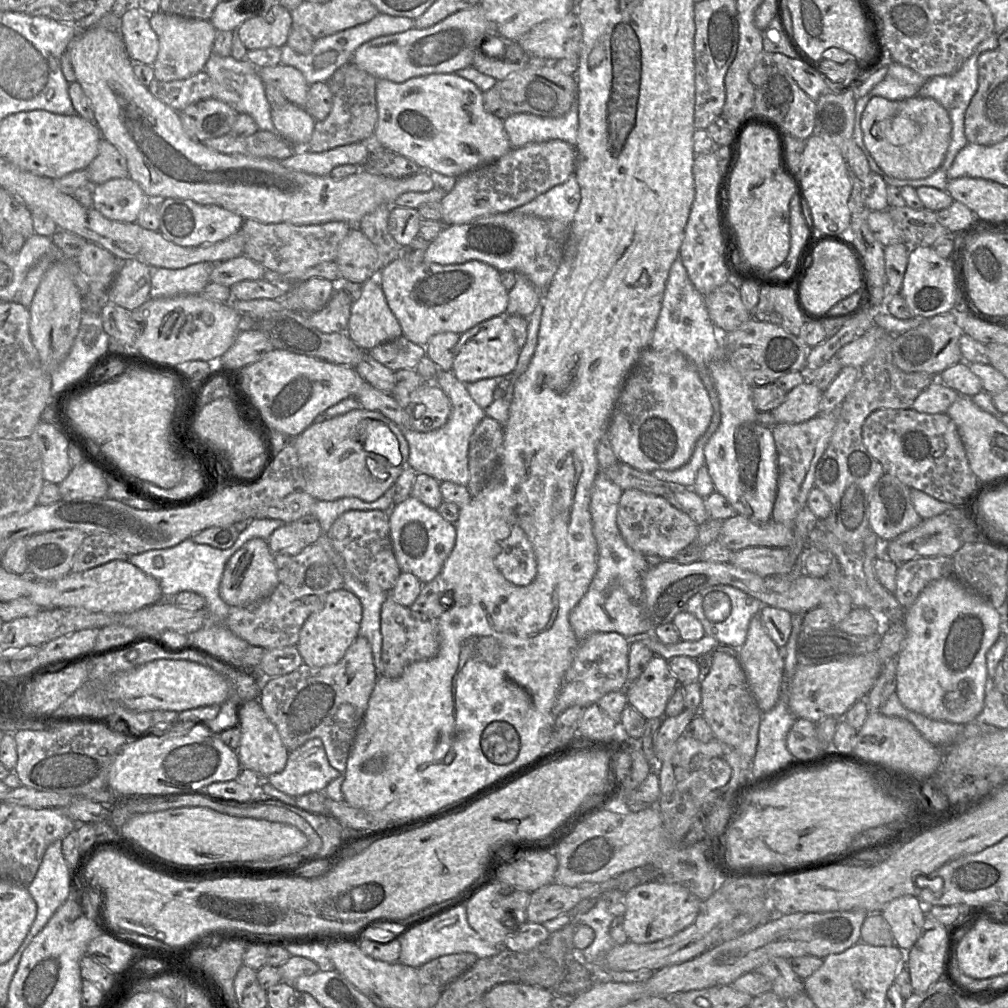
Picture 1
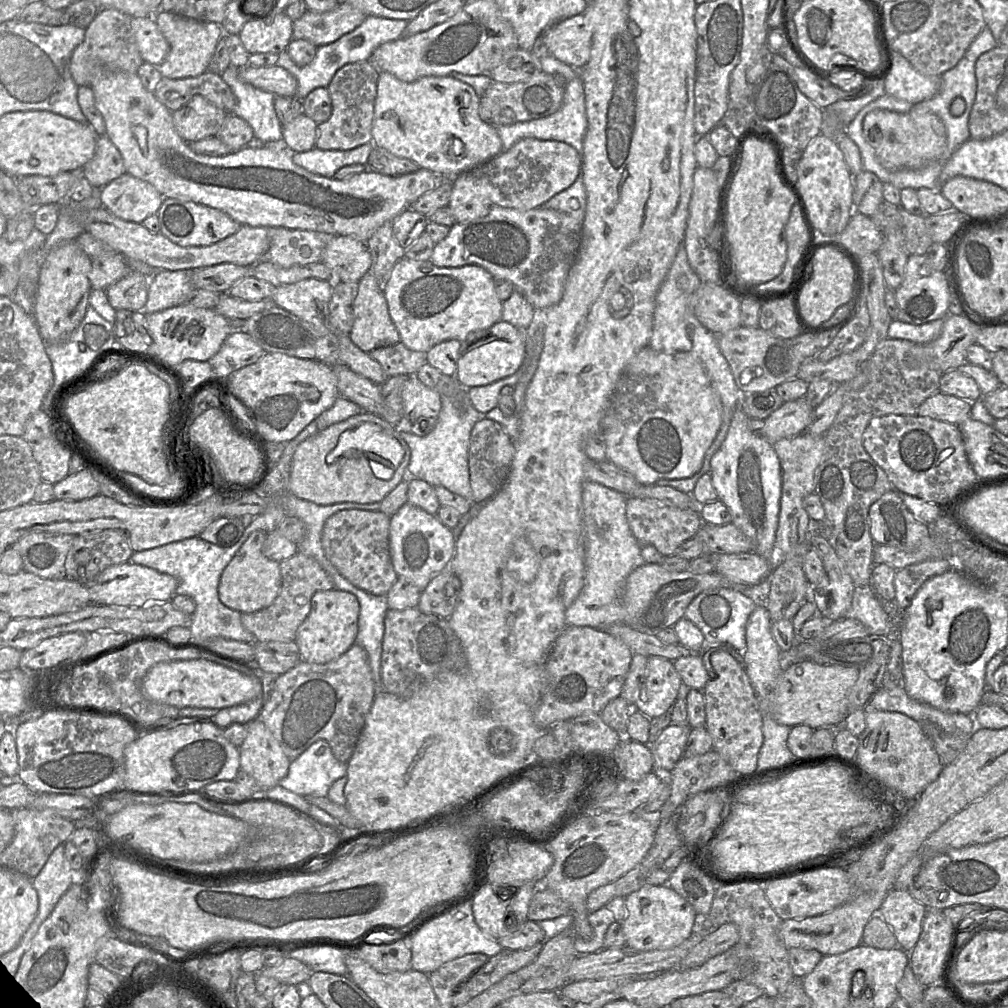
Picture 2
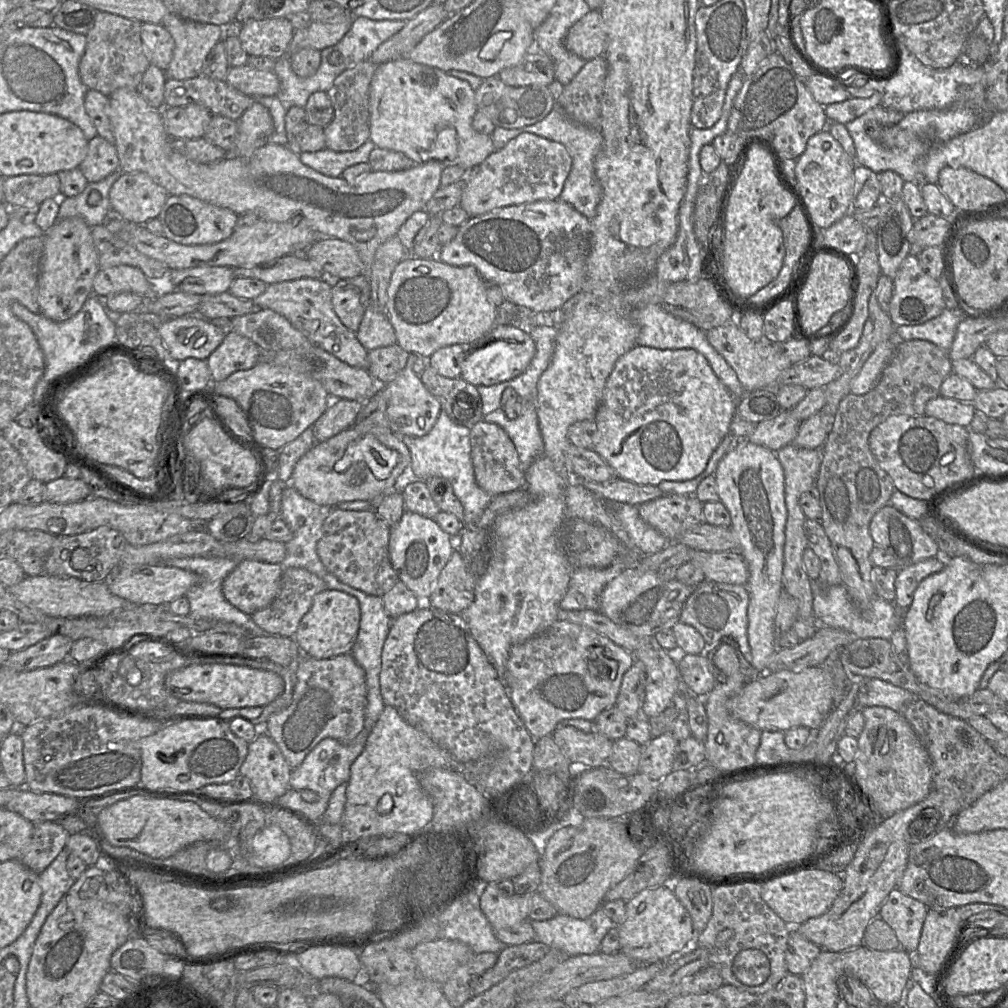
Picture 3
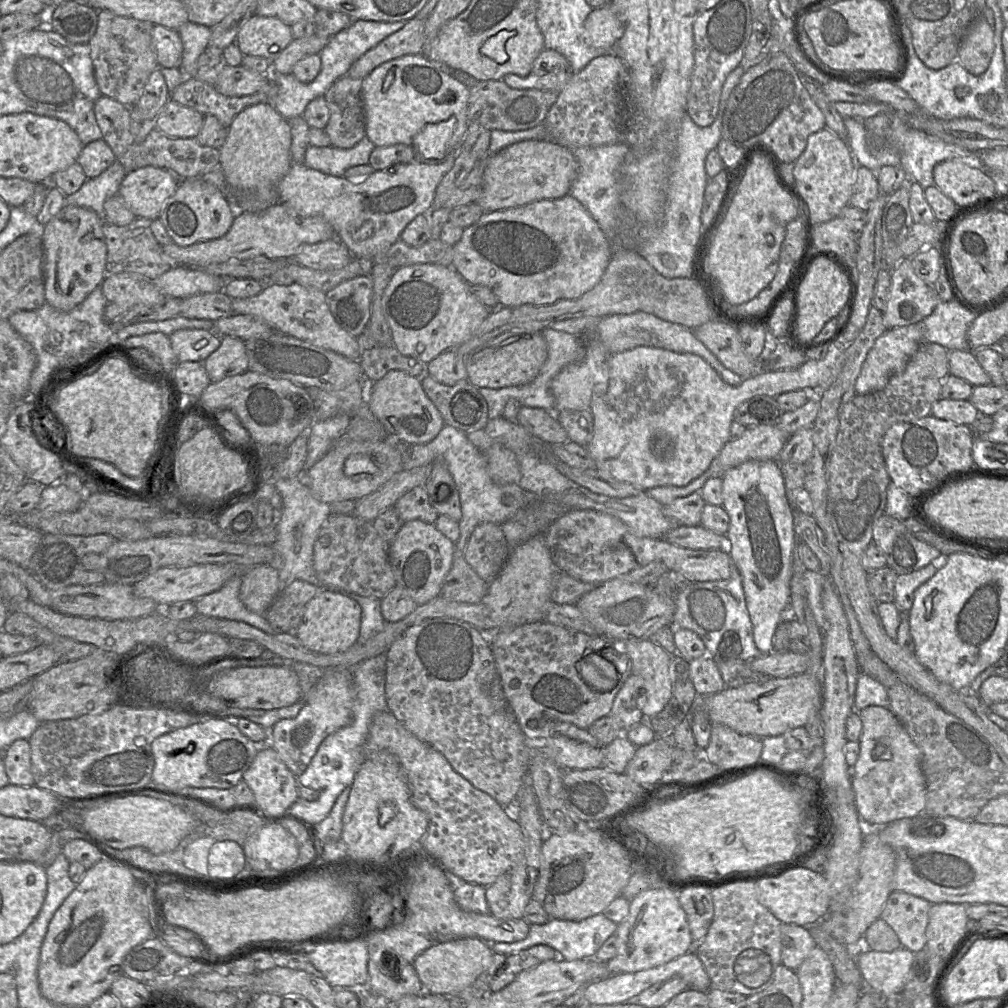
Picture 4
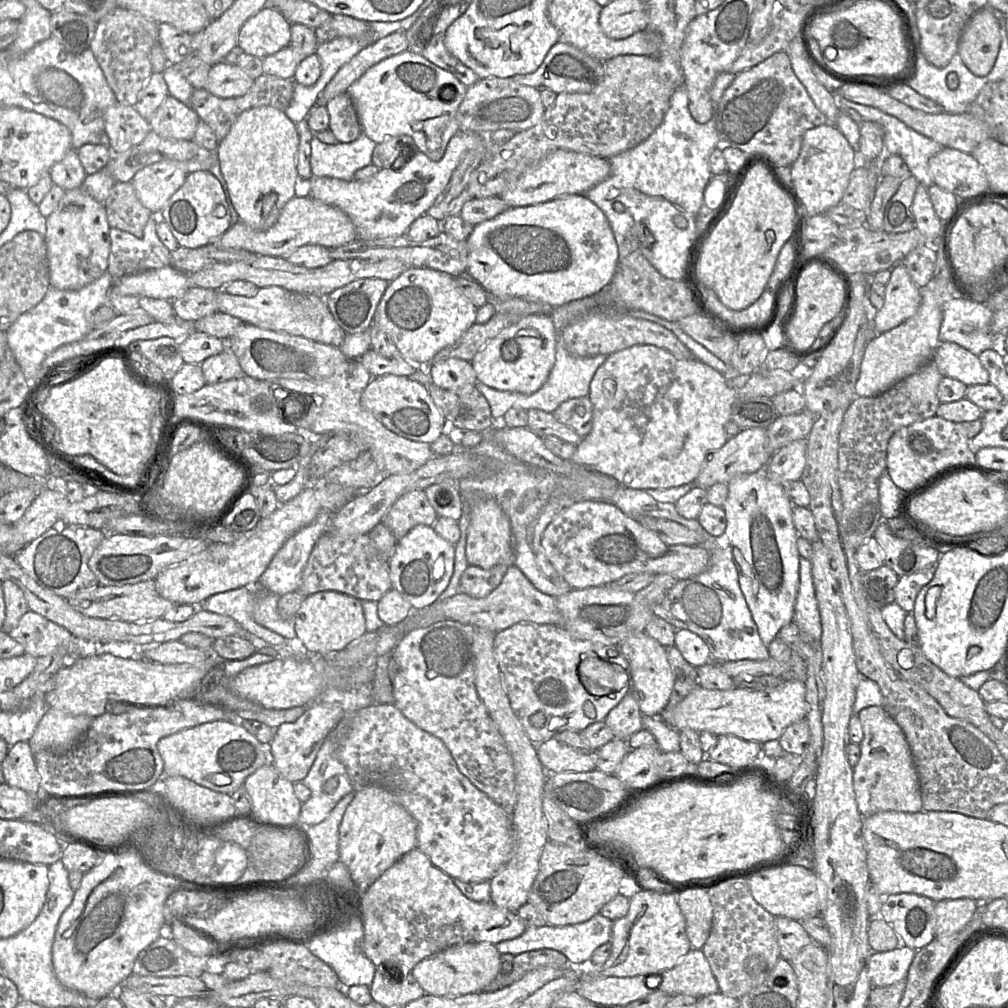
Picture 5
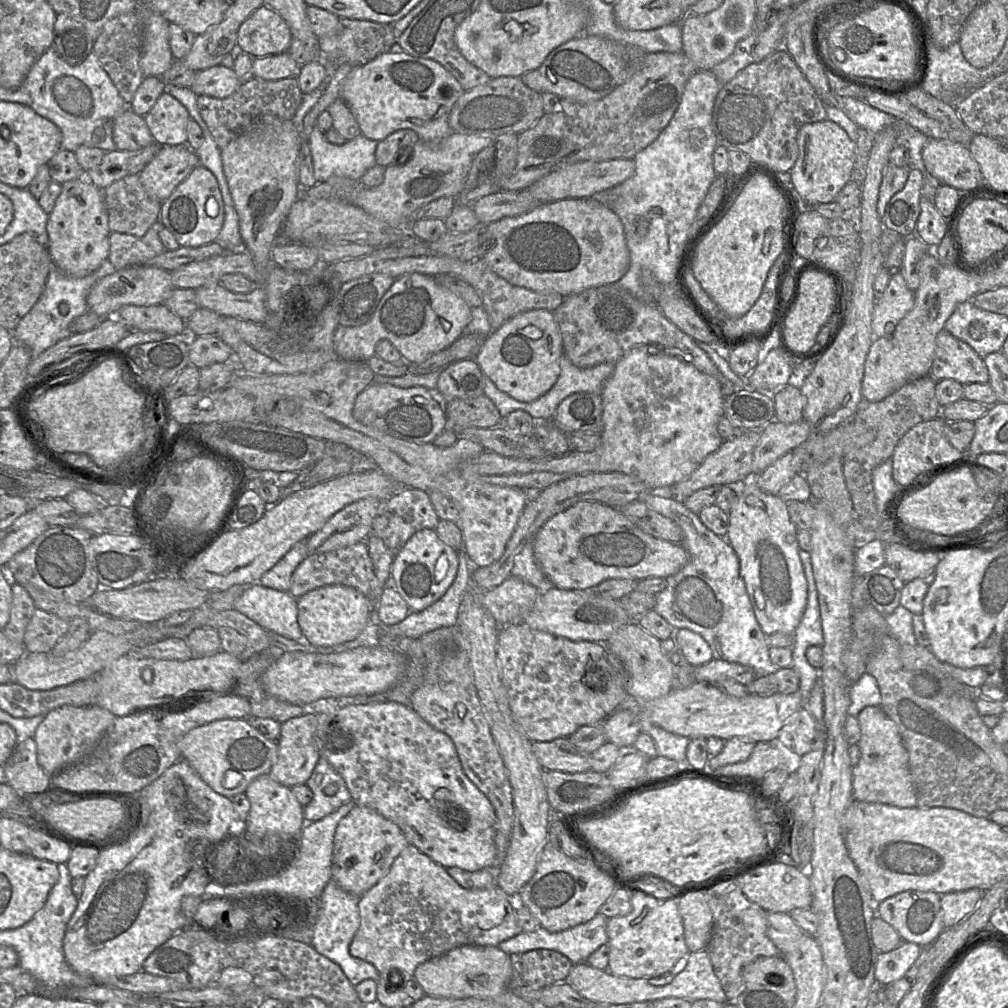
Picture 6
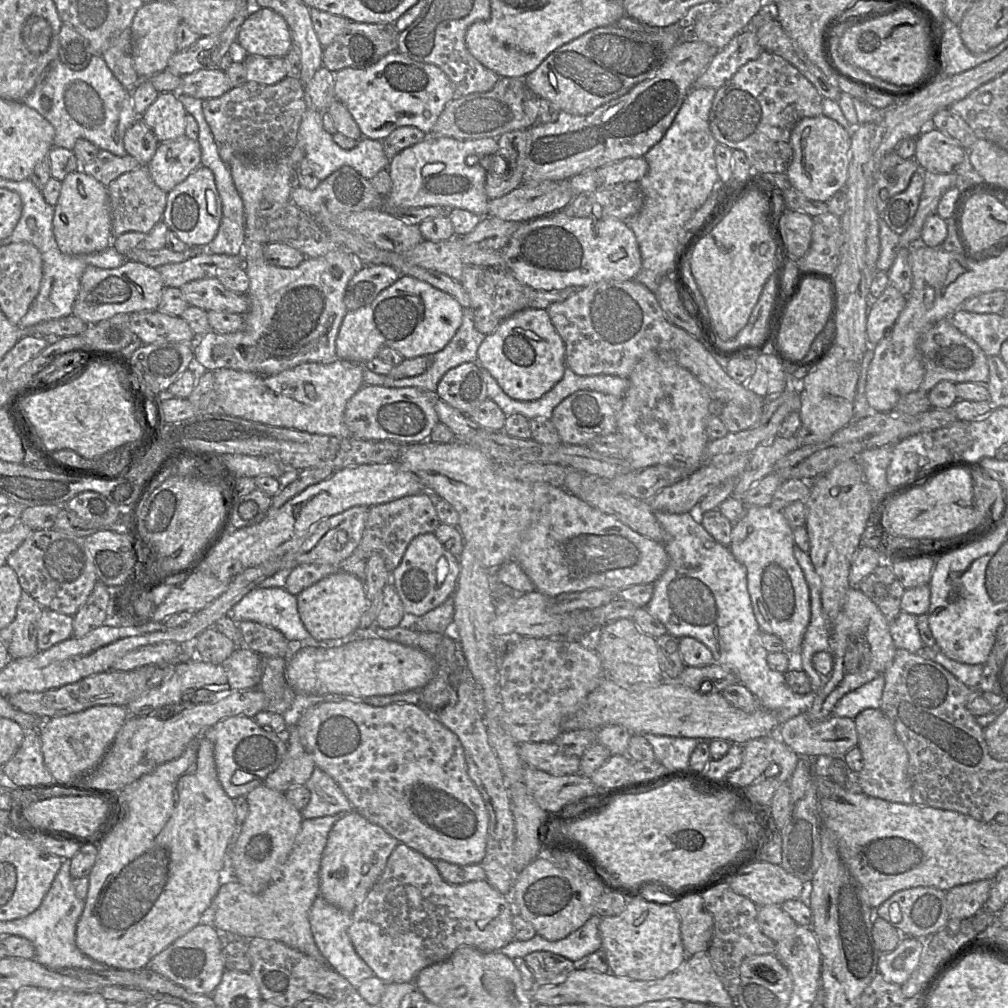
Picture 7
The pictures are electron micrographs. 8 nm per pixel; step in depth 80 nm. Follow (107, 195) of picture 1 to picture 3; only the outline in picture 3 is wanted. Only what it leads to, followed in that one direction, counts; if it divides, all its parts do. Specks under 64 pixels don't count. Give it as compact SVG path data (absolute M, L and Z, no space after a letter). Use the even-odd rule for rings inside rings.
M145 172L123 173L109 192L111 216L145 224L159 216L168 196Z

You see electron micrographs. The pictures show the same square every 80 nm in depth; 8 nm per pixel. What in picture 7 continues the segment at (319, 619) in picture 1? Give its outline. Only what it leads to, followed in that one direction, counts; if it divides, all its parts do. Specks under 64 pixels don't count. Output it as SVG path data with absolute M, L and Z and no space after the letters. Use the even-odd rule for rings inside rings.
M347 572L330 574L297 595L300 618L311 637L316 640L342 638L355 631L366 611L366 605L364 581Z

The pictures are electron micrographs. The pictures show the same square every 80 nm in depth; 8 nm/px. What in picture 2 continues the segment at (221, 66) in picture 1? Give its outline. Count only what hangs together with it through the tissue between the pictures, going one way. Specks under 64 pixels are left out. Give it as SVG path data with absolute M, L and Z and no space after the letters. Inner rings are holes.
M231 65L221 74L221 78L229 85L237 99L237 105L233 110L233 114L249 123L254 132L254 142L269 143L281 141L283 139L282 125L274 108L276 96L244 81L240 76L240 70L241 68Z

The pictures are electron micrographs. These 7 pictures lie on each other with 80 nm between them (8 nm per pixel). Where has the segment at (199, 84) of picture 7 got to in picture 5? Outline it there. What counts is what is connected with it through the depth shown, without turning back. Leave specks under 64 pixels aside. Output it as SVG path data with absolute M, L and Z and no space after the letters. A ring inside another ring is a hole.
M221 61L211 66L202 88L221 98L240 97L248 92L254 80L238 65Z

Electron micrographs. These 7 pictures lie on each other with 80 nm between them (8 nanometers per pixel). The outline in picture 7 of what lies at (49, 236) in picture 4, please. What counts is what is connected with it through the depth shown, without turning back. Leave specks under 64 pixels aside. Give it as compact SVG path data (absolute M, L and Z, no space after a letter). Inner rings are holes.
M78 169L61 182L62 188L53 216L53 233L60 251L67 255L92 254L112 243L112 215L107 187Z

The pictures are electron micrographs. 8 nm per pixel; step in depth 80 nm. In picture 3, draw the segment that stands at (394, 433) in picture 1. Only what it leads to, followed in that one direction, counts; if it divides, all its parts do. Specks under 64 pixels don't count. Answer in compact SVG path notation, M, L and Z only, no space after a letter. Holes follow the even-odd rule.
M355 423L328 440L315 443L296 463L289 485L294 487L302 496L319 505L336 506L342 502L356 500L378 503L378 499L382 495L399 491L393 487L397 482L397 478L411 464L409 449L398 435L402 434L394 434L389 428L379 428L368 423ZM370 460L376 460L381 466L391 468L390 476L384 480L377 479L367 464L370 463Z

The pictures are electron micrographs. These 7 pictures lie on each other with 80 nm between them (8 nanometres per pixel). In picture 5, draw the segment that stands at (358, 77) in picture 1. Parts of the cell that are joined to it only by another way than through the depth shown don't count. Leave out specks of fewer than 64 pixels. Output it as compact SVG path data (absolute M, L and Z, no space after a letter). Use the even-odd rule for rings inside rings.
M341 93L326 104L329 113L329 127L340 143L355 141L362 133L362 128L351 97Z

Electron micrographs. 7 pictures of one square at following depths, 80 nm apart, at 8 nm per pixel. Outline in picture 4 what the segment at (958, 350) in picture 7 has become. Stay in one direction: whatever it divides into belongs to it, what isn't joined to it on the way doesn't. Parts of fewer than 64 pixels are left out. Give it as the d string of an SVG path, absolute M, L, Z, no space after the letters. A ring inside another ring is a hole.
M972 350L948 351L949 374L962 378L972 386L992 384L990 376L982 368Z

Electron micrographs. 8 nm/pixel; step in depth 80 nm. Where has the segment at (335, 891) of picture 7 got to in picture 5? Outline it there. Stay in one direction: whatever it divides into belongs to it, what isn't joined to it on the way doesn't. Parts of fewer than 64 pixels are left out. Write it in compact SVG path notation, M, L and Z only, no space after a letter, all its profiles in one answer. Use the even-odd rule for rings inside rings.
M370 785L360 790L354 791L354 797L349 806L347 807L342 821L339 826L339 860L345 864L350 876L355 884L355 892L359 897L366 891L366 889L378 879L387 869L389 869L395 862L402 856L417 847L417 824L413 816L393 797L391 792L384 787L377 785Z

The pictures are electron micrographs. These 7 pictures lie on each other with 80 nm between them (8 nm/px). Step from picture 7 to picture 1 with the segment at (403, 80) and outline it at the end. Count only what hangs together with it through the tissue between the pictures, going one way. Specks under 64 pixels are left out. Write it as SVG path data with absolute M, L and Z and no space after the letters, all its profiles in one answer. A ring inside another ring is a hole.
M456 73L430 74L402 83L377 79L376 105L378 119L374 135L378 141L385 149L413 160L421 170L458 178L500 159L512 149L504 120L487 112L484 108L483 92L473 82Z

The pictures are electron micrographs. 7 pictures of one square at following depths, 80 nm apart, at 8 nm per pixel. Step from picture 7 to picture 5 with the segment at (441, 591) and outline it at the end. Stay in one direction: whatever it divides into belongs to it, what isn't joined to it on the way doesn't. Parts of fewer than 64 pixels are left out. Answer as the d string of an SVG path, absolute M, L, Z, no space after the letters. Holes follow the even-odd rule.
M418 524L397 541L389 559L392 587L416 610L436 602L446 590L455 566L455 546L436 533L433 526Z

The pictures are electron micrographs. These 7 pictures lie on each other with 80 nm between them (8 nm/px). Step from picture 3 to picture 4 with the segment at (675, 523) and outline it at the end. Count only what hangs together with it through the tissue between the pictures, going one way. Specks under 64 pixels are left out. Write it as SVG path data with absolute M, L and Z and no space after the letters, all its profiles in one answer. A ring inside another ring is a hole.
M700 491L688 496L679 497L667 505L663 505L663 514L677 522L680 526L696 526L700 524L705 501Z

